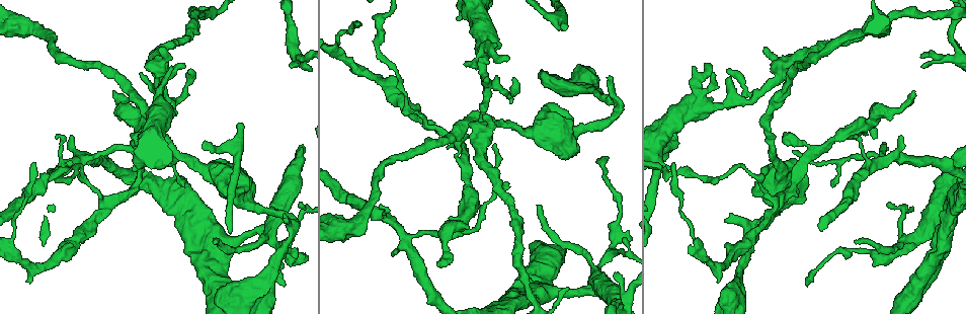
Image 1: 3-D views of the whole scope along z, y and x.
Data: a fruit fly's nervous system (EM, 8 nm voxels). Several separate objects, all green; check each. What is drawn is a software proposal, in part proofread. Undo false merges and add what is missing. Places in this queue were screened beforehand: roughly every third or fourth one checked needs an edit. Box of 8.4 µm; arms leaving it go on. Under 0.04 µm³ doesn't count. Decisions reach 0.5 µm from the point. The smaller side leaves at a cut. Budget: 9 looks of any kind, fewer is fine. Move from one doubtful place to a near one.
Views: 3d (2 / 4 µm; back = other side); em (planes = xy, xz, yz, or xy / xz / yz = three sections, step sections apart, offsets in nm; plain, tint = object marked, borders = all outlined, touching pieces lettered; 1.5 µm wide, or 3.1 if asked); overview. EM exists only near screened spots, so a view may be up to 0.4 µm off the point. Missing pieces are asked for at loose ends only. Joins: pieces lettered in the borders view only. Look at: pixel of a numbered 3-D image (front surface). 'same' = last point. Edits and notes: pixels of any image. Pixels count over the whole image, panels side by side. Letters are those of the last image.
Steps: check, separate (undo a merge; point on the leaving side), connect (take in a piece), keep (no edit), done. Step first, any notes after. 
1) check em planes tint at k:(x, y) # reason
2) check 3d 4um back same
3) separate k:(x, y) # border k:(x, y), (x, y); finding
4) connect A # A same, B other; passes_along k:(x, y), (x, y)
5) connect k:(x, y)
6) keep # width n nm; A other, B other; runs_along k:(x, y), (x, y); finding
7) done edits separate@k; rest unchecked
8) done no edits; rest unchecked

check em planes borders at 1:(283, 216) # branch stops here

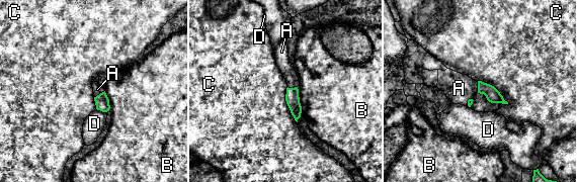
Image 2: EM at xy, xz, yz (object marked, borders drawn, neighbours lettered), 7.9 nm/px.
connect A # longest_contact C 320 nm; A same, B other, C other, D other; passes_along 2:(492, 94), (478, 87), (459, 88); the neuron continues

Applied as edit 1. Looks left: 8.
check overview # see it whole again

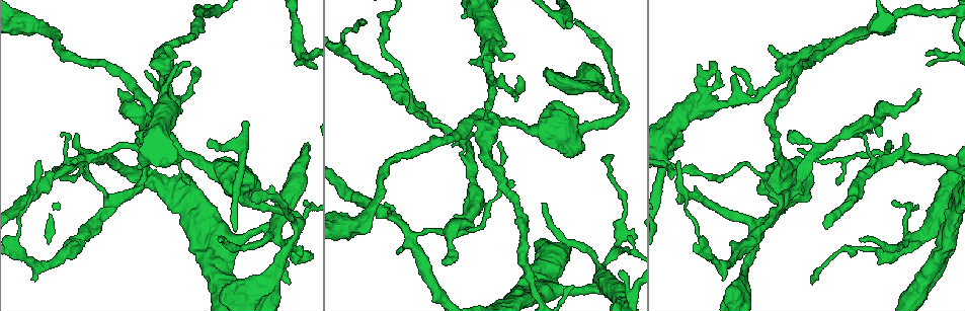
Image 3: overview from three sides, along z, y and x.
check em planes borders at 3:(247, 121) # free end

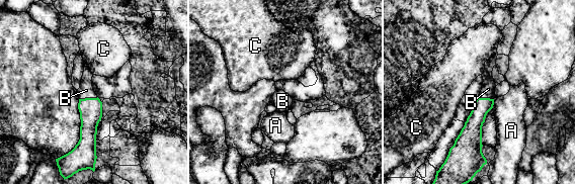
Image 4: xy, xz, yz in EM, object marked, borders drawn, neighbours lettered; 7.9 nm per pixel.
connect B # width 140 nm; A other, B same, C other; passes_along 4:(90, 109), (88, 98), (86, 90); the neuron continues

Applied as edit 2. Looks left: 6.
check overview

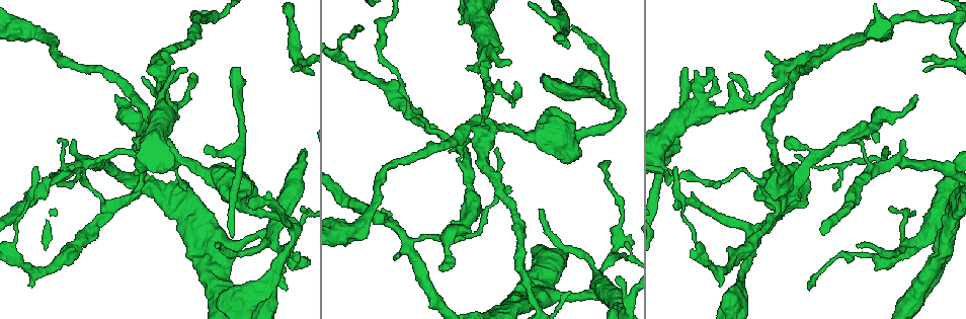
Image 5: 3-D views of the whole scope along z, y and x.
check 3d 2um at 5:(767, 52) # an open end

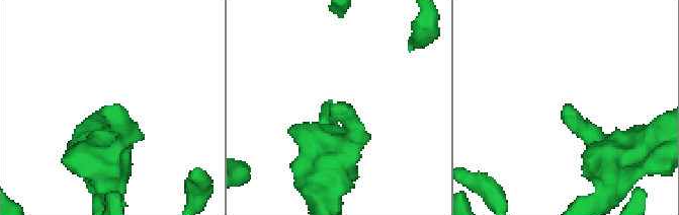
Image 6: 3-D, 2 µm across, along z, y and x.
check em planes borders at 6:(102, 106) # need the tissue

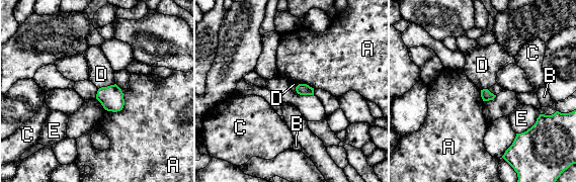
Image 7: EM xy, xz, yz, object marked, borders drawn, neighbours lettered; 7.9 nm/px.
keep # A other, B other, C other, D other, E other; border 7:(114, 83), (98, 89); no lettered piece goes on from it

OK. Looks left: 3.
check em planes tint at 5:(586, 294) # sudden change in width

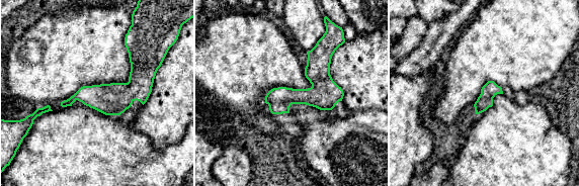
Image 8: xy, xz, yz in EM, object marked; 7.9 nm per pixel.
check em planes borders same # what lies round it

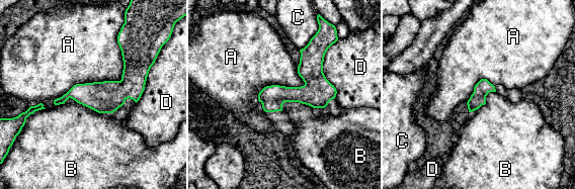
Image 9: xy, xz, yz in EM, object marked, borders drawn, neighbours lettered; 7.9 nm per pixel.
keep # A other, B other, C other, D other; runs_along 9:(122, 41), (129, 77), (111, 94), (57, 102); all the same neuron

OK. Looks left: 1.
done edits connect@2, connect@4; rest unchecked

